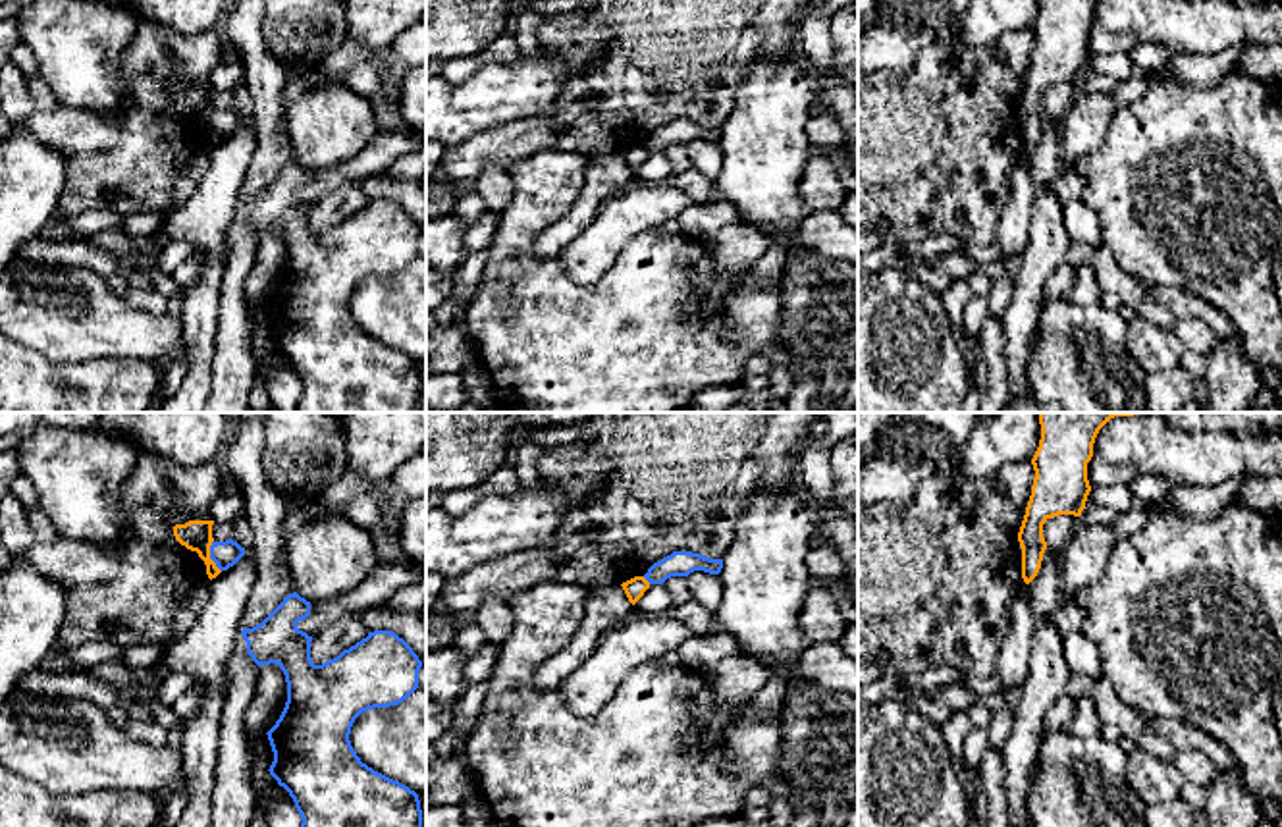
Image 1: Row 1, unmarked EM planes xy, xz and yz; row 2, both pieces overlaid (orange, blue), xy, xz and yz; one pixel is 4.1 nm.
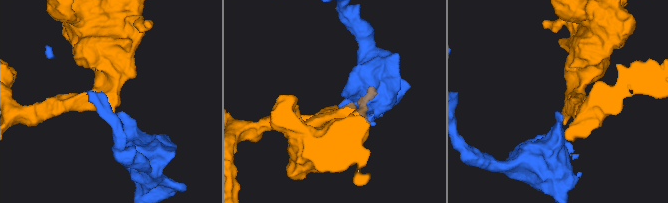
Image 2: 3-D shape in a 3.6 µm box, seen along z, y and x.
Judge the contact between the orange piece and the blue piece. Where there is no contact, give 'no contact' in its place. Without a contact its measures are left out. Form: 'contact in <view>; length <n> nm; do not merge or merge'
contact in xy; length 140 nm; do not merge

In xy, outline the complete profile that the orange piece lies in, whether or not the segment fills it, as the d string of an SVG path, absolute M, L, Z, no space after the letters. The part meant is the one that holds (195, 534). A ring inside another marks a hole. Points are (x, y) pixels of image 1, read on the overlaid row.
M189 520L185 524L174 526L175 540L187 549L197 551L199 557L204 561L210 580L222 573L210 559L210 546L214 542L212 524L214 520Z

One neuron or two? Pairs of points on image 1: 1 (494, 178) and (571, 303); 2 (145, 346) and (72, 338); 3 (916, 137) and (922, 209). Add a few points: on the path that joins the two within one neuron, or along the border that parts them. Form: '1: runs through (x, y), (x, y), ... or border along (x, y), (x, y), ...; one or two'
1: border along (507, 172), (513, 184), (513, 197), (498, 214); two
2: runs through (128, 338), (89, 338); one
3: runs through (924, 155), (924, 191); one

